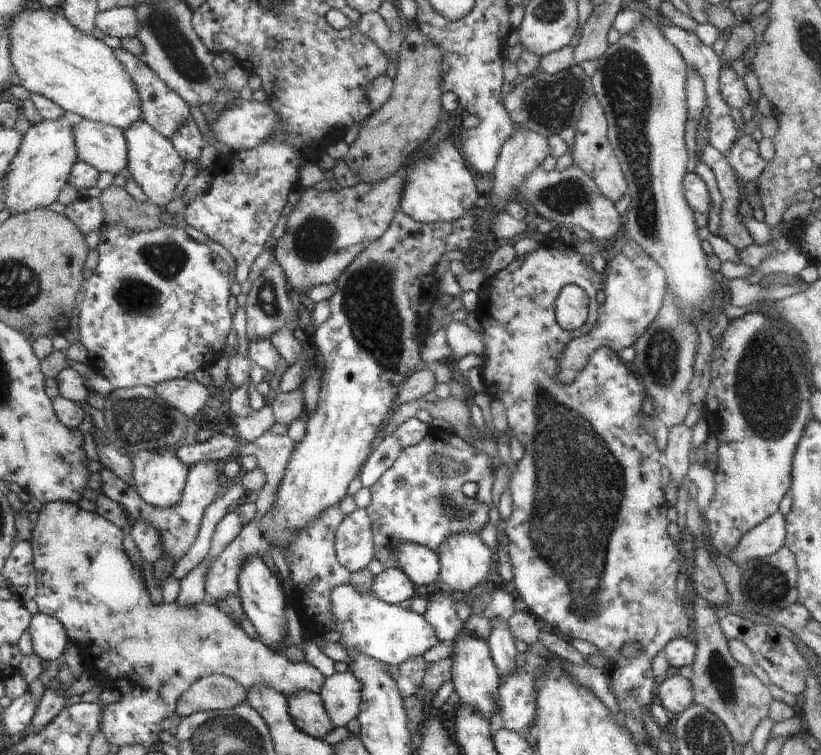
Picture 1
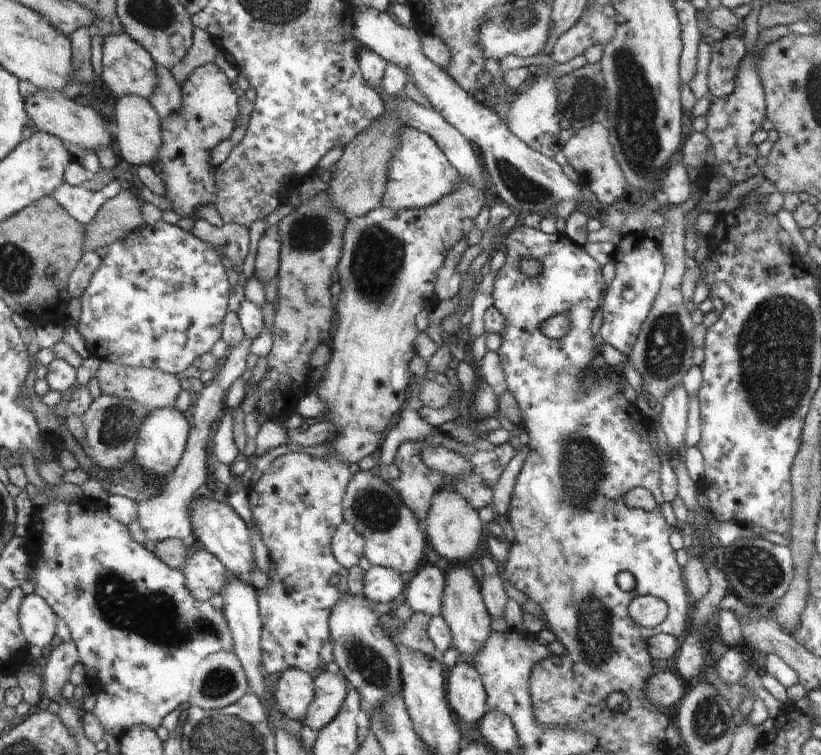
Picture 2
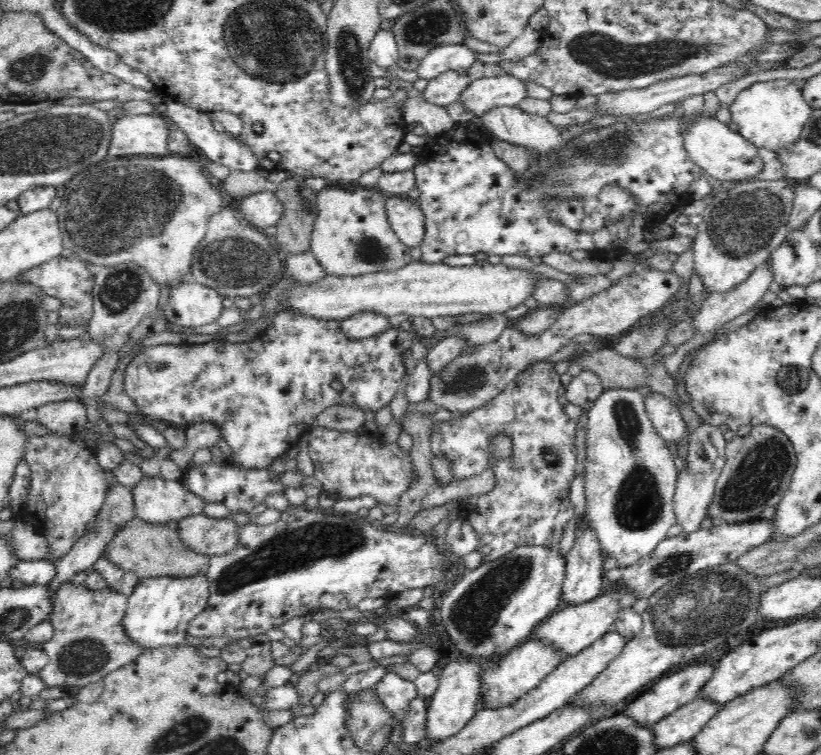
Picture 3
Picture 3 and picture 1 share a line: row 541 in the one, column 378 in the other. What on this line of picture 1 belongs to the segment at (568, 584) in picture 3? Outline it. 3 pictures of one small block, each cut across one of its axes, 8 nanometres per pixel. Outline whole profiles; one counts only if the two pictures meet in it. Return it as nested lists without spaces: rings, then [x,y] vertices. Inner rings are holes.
[[[390,567],[376,575],[371,592],[380,601],[390,605],[398,605],[415,596],[416,587],[401,569]]]

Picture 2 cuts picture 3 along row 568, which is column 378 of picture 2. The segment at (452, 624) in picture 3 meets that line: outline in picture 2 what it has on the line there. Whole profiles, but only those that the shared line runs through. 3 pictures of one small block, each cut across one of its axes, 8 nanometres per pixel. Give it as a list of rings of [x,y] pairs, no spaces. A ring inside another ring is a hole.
[[[361,469],[351,475],[341,504],[344,521],[364,537],[363,556],[372,565],[380,565],[400,574],[413,574],[425,562],[424,546],[427,540],[424,530],[418,526],[420,522],[415,514],[401,503],[401,498],[383,475]]]

